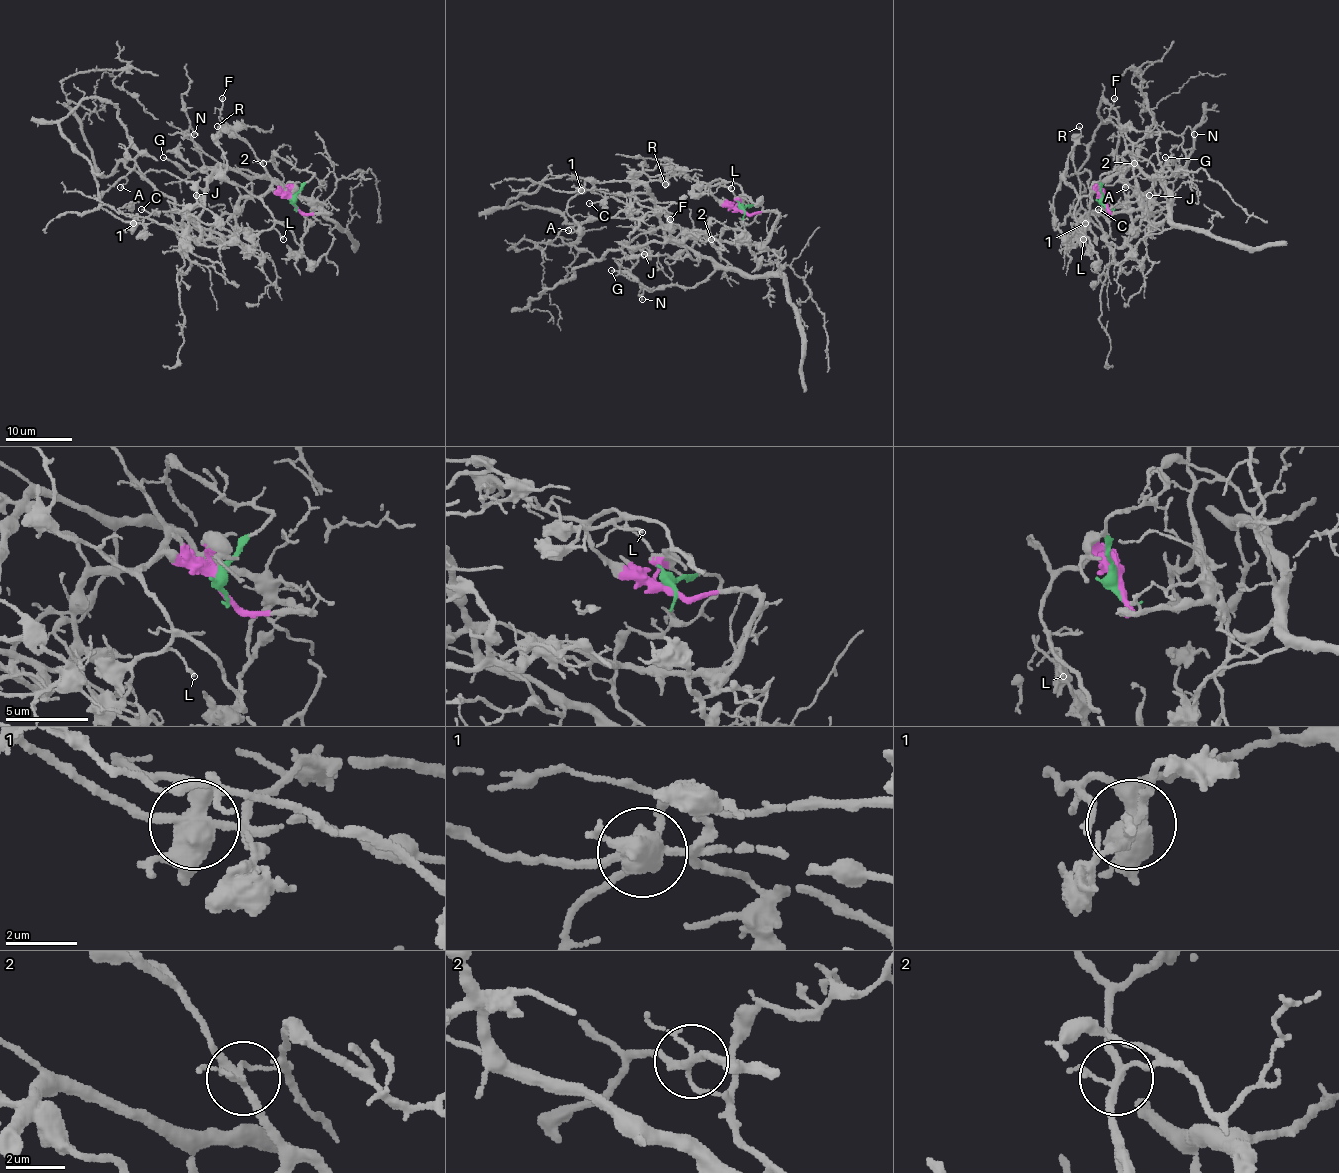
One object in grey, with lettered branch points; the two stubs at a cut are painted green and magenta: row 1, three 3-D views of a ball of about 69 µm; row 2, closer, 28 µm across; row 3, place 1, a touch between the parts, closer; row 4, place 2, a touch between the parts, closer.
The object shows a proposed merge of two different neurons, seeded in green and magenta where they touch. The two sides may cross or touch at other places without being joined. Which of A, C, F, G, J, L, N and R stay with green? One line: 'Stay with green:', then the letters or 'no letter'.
Stay with green: G, N

